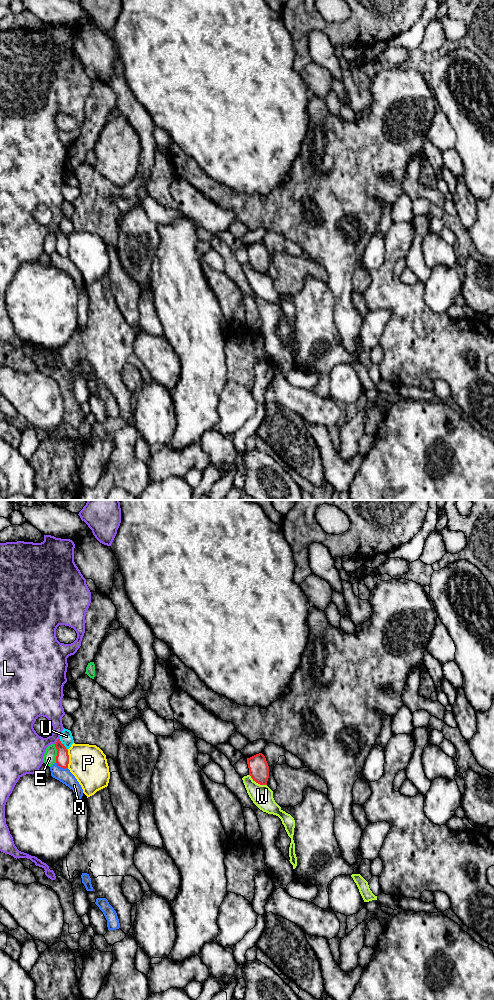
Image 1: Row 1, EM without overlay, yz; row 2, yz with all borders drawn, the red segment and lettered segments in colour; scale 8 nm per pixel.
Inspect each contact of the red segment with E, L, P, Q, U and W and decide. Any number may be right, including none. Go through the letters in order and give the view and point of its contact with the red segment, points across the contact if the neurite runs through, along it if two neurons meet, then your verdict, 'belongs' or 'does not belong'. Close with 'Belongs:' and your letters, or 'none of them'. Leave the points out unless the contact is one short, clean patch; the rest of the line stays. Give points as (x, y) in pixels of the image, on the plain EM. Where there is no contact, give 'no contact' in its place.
E: contact yz (57, 241); does not belong
L: contact yz (57, 229); does not belong
P: contact yz (68, 247); does not belong
Q: contact yz (61, 255); does not belong
U: contact yz (62, 232); does not belong
W: contact yz (257, 270); border yz (249, 262), (256, 270), (266, 273); does not belong
Belongs: none of them

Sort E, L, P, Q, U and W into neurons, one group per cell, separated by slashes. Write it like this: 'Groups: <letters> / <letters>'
Groups: E / L / P / Q / U / W

